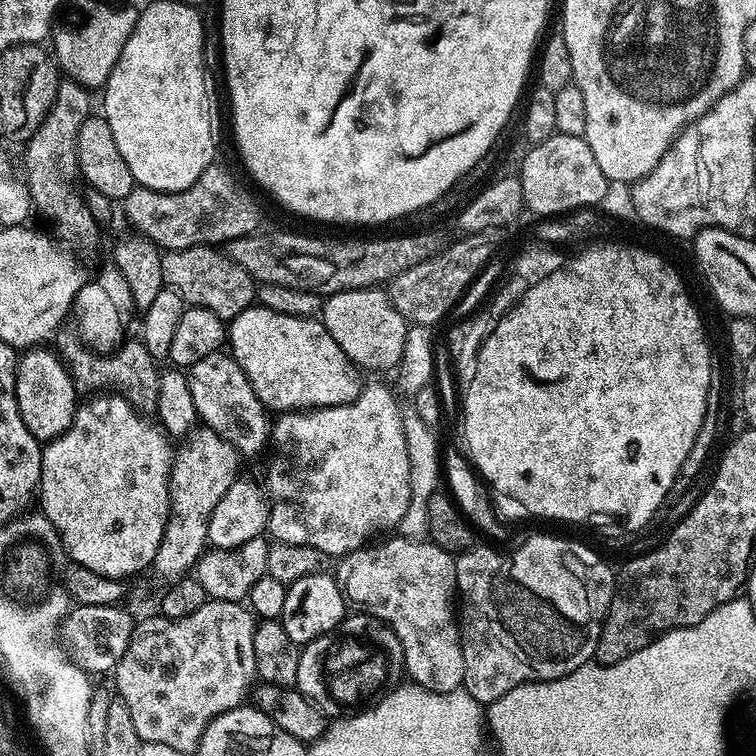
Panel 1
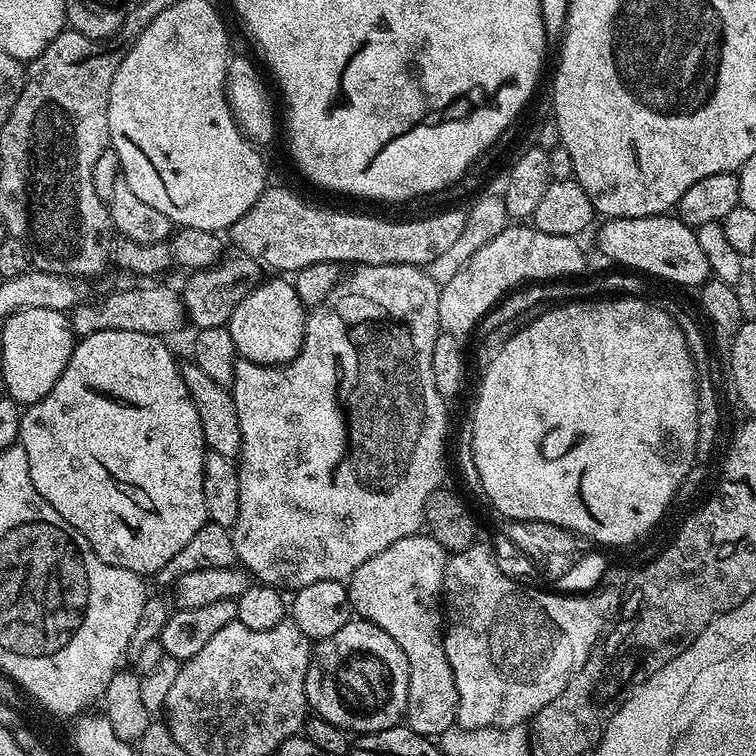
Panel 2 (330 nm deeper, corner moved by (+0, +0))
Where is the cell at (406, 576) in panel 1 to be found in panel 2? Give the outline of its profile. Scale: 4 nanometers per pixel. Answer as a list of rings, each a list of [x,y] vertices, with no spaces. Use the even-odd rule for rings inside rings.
[[[417,534],[386,546],[382,554],[362,562],[346,581],[353,613],[386,630],[402,646],[410,674],[406,723],[418,734],[433,738],[457,727],[458,686],[454,686],[454,670],[450,670],[444,649],[442,593],[447,564],[444,547],[430,535]]]

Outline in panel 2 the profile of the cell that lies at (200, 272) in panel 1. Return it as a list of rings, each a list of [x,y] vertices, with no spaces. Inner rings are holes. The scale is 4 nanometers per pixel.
[[[144,282],[141,288],[126,288],[122,292],[112,292],[105,300],[100,300],[97,304],[79,303],[70,312],[72,321],[72,330],[77,337],[89,336],[92,332],[98,330],[134,330],[138,334],[154,334],[163,337],[164,332],[176,332],[180,327],[185,326],[186,317],[184,304],[181,300],[181,293],[176,288],[167,288],[162,282]]]

